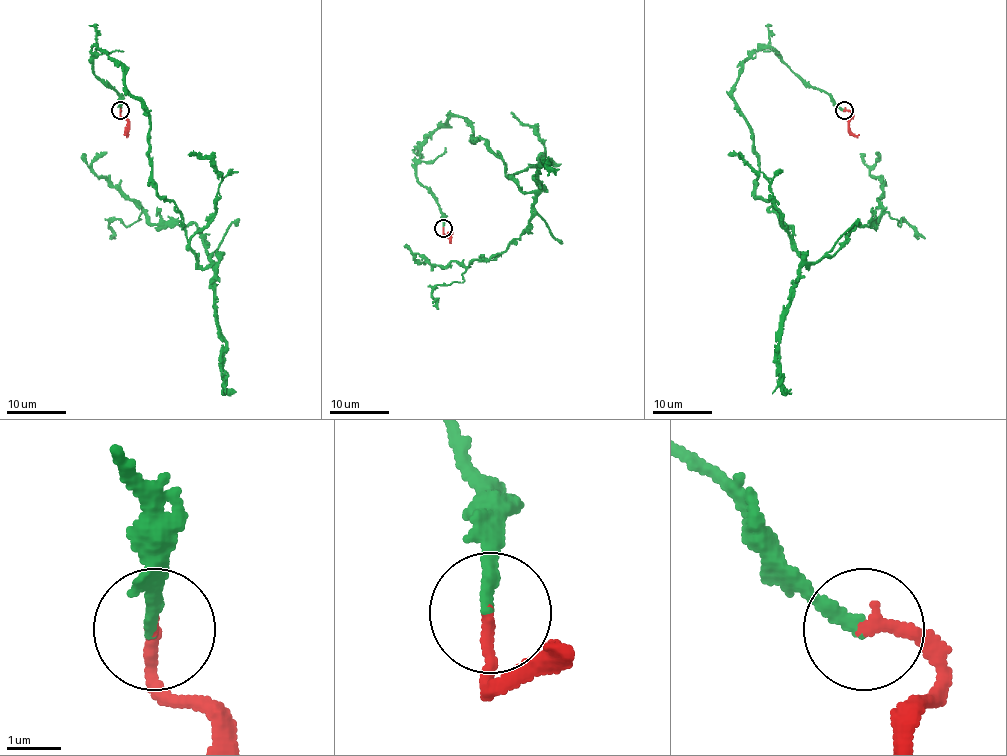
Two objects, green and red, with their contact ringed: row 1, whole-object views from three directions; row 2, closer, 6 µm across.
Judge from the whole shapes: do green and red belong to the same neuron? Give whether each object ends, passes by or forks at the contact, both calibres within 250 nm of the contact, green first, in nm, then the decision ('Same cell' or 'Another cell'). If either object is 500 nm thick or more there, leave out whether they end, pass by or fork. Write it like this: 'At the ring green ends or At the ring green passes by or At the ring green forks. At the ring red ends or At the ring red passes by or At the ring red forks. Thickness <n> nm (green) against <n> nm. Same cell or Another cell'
At the ring green ends. At the ring red ends. Thickness 240 nm (green) against 240 nm. Same cell

